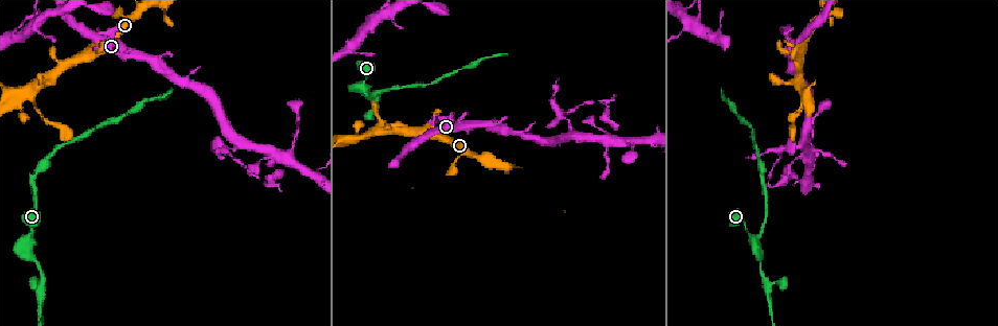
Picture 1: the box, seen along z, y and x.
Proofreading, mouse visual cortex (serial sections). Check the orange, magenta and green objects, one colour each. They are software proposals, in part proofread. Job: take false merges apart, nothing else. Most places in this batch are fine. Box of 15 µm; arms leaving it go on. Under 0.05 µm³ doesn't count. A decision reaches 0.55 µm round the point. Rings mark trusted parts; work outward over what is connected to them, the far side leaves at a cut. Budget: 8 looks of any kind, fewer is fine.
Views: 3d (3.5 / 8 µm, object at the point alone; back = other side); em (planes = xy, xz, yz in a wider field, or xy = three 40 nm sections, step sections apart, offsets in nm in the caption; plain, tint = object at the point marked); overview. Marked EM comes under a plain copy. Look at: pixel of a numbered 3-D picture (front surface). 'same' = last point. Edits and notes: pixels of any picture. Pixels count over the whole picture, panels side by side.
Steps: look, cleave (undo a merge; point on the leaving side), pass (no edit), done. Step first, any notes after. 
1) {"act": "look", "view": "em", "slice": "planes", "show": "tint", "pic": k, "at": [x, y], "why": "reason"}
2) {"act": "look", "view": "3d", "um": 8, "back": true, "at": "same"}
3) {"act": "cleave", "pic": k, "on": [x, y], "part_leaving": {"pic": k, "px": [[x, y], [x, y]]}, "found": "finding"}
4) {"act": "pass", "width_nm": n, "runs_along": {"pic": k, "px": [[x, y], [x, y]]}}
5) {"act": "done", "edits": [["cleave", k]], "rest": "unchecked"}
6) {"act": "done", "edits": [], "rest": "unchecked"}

{"act": "look", "view": "3d", "um": 3.5, "pic": 1, "at": [357, 133], "why": "thin neck"}

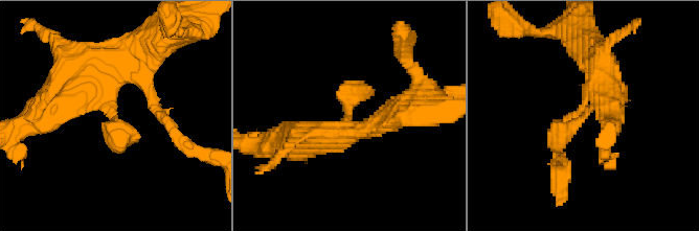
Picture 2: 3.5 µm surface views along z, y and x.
{"act": "look", "view": "em", "slice": "xy", "step": 1, "show": "tint", "pic": 2, "at": [581, 120], "why": "need the tissue"}

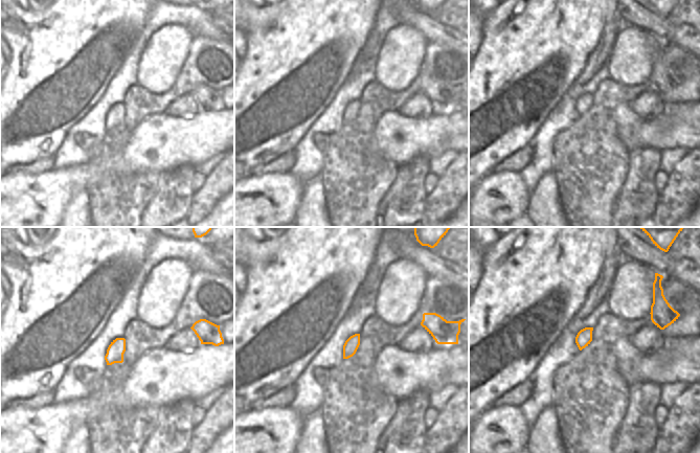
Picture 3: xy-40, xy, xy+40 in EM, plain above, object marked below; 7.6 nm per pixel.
{"act": "pass", "runs_along": {"pic": 2, "px": [[602, 63], [596, 101], [557, 140]]}, "found": "continuous, no second cell"}

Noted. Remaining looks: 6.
{"act": "look", "view": "em", "slice": "planes", "show": "tint", "pic": 1, "at": [362, 89]}

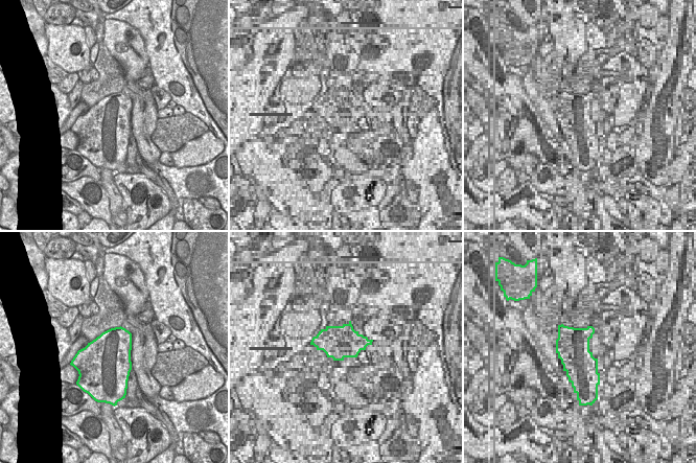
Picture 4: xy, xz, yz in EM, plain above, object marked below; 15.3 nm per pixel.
{"act": "look", "view": "3d", "um": 3.5, "at": "same"}

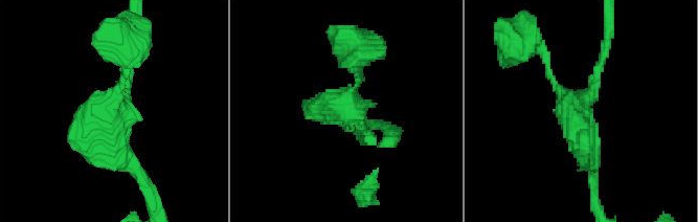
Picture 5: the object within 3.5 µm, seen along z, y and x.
{"act": "pass", "runs_along": {"pic": 5, "px": [[358, 69], [348, 112], [364, 136]]}, "found": "one cell here"}

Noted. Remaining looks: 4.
{"act": "look", "view": "3d", "um": 3.5, "pic": 1, "at": [224, 147], "why": "abrupt turn"}

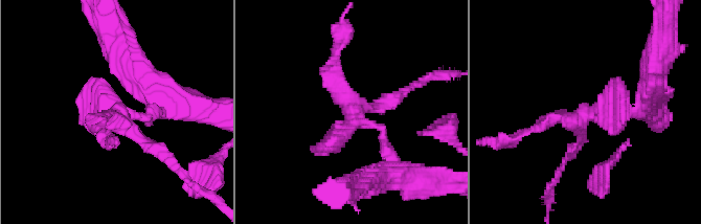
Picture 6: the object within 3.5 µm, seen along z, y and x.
{"act": "look", "view": "em", "slice": "planes", "show": "tint", "pic": 6, "at": [123, 115]}

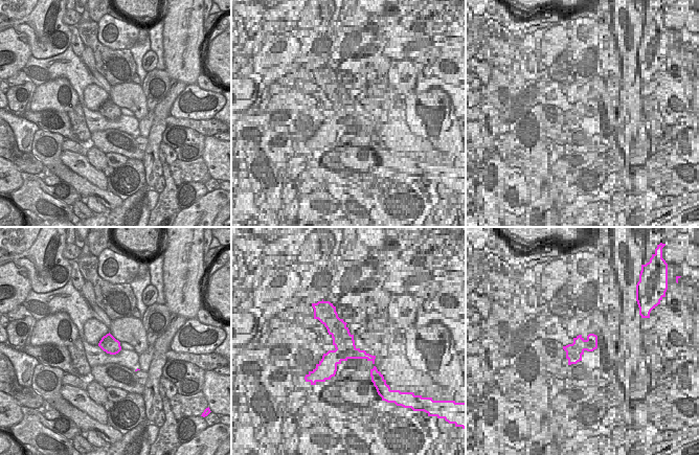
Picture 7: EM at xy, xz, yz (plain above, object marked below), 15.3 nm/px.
{"act": "pass", "runs_along": {"pic": 6, "px": [[641, 106], [585, 116], [569, 158]]}, "found": "one cell here"}

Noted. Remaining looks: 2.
{"act": "done", "edits": [], "rest": "unchecked"}

